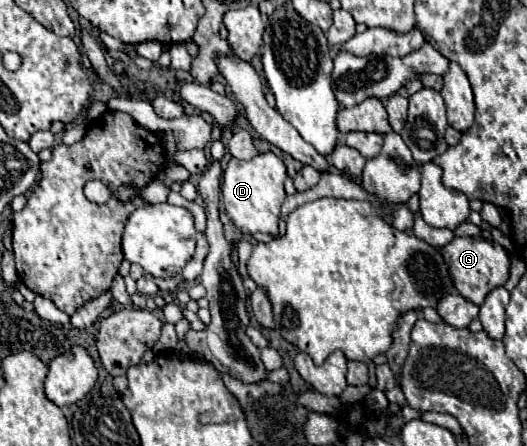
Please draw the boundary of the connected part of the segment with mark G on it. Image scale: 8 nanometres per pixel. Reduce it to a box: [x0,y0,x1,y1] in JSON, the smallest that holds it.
[440,237,510,305]

